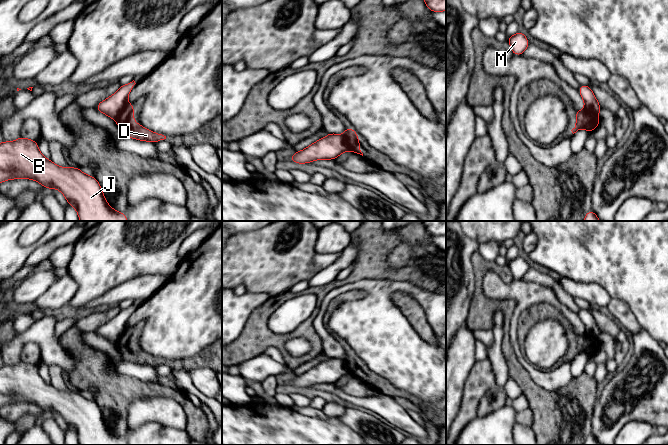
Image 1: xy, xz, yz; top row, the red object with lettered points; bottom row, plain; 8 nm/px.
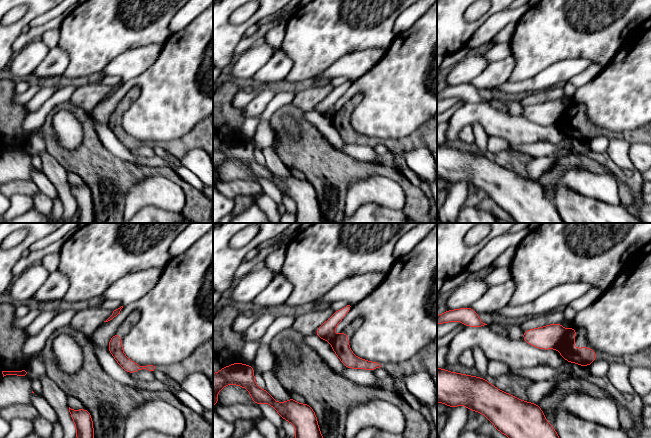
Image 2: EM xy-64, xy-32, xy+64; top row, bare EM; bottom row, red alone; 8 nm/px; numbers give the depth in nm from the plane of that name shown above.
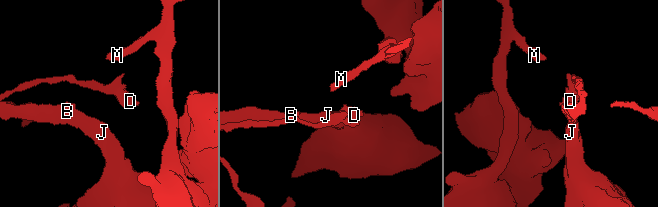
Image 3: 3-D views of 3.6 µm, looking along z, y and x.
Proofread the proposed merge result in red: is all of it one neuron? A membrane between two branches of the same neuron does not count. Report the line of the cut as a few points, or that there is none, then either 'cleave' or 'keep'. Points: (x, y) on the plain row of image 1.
xy (126, 326), (115, 343) | cleave

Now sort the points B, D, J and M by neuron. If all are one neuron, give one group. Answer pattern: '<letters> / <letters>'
B J M / D

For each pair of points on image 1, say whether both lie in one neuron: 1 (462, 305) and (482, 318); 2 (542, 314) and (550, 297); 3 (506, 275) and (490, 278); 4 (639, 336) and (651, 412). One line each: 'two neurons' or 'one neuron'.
1: two neurons
2: two neurons
3: two neurons
4: one neuron

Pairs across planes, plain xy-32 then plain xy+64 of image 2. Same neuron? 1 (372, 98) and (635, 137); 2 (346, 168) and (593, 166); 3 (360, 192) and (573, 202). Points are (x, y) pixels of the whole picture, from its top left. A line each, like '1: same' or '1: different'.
1: different
2: same
3: different

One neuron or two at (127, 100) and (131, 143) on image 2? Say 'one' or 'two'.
one

